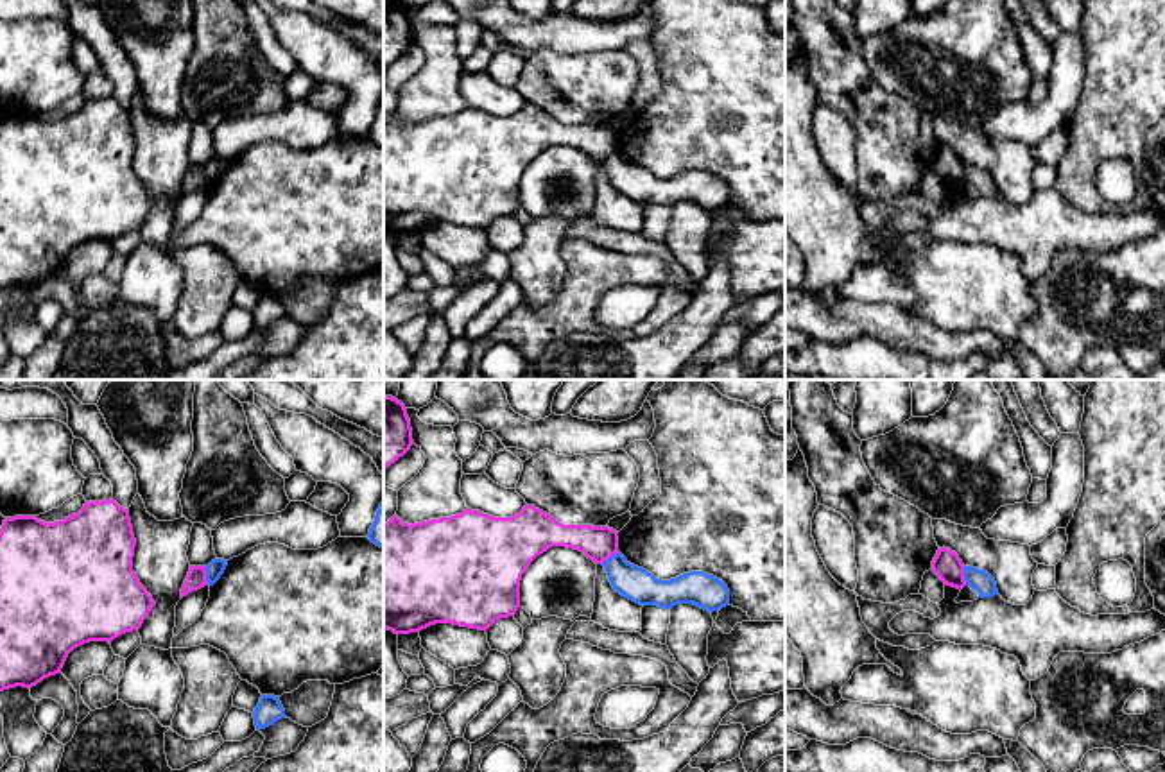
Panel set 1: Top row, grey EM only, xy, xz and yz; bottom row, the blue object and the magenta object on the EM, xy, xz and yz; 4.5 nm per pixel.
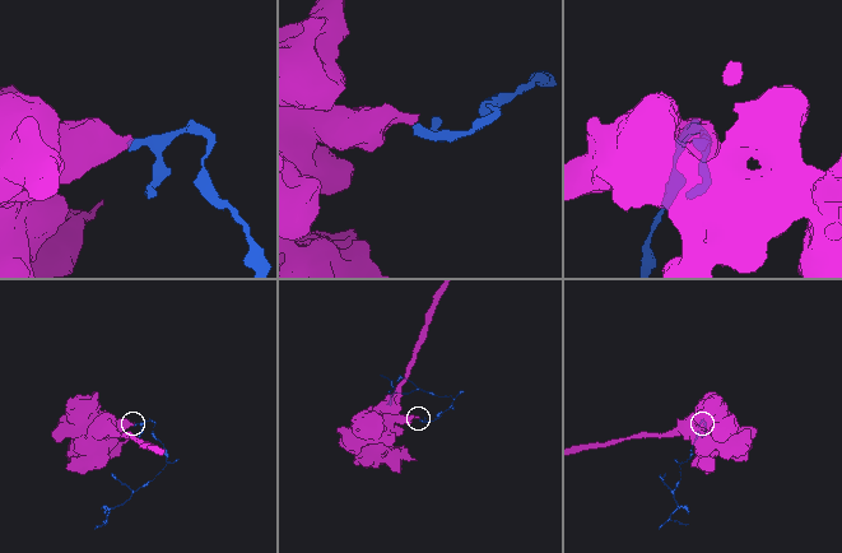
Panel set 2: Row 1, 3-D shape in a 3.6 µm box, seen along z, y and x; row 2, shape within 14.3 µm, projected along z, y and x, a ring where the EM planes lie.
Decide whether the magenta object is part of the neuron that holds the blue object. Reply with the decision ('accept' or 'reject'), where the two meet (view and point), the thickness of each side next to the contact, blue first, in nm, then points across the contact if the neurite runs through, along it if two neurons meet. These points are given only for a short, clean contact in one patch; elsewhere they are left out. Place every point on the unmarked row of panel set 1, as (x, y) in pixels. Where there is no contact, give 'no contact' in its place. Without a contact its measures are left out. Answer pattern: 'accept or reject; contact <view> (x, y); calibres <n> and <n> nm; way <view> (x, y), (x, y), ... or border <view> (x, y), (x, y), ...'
reject; contact xy (207, 174); calibres 80 and 90 nm; border xy (205, 165), (208, 183)

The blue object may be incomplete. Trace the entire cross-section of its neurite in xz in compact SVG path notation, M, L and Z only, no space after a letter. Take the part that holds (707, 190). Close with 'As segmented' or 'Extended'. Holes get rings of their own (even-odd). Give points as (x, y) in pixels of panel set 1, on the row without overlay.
M618 150L602 161L617 192L640 202L672 208L694 202L708 211L729 204L728 184L704 170L688 170L670 179L660 179L643 167L626 159Z. As segmented

